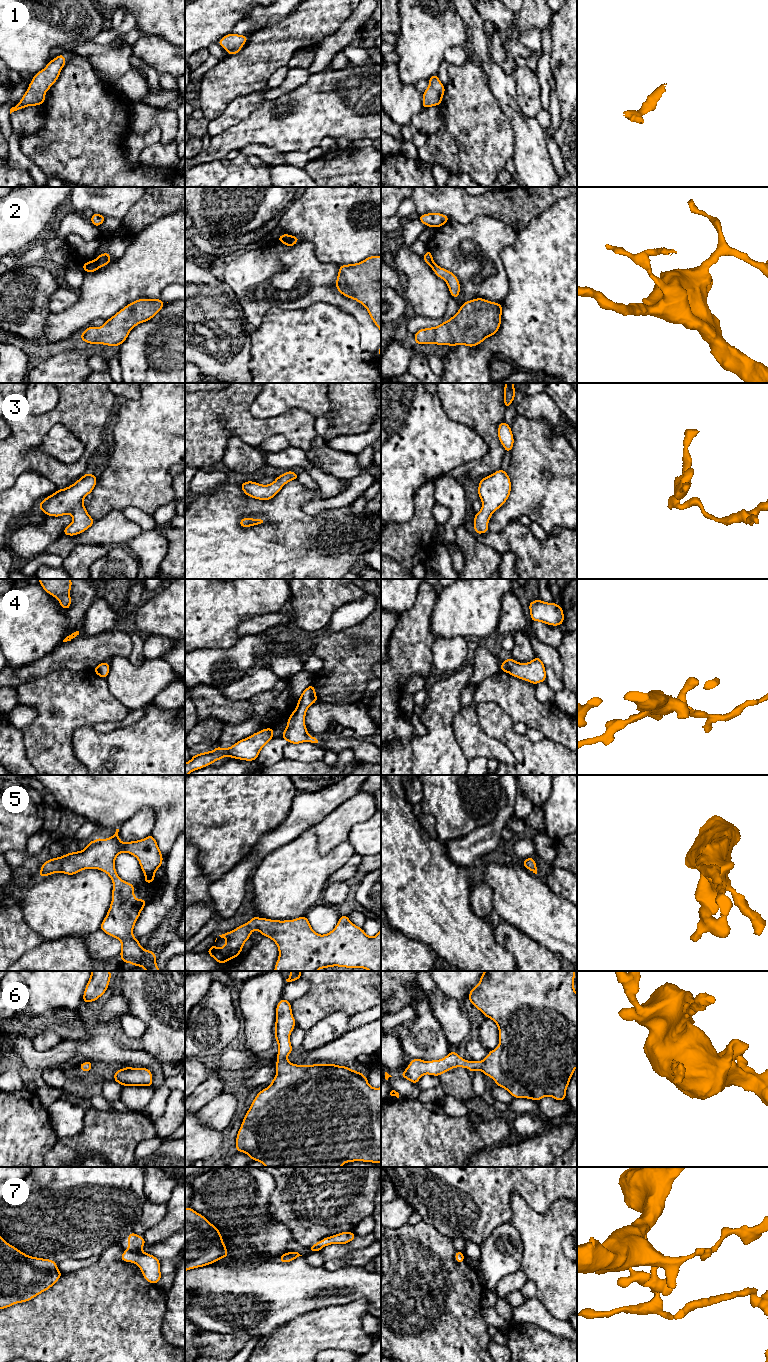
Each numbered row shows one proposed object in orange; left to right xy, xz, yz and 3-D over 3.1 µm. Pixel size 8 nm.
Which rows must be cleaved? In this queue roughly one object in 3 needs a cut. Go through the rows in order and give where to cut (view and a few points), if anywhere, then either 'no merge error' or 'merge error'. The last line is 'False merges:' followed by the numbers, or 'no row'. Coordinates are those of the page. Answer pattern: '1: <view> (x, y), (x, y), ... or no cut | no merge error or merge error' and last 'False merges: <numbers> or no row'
1: no cut | no merge error
2: xy (94, 261), (99, 267) | merge error
3: no cut | no merge error
4: no cut | no merge error
5: no cut | no merge error
6: no cut | no merge error
7: no cut | no merge error
False merges: 2

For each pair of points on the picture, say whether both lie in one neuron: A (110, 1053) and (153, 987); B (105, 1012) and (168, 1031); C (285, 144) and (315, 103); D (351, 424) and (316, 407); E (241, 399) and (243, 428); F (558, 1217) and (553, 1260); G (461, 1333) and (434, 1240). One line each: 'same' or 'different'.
A: different
B: different
C: same
D: different
E: same
F: same
G: same

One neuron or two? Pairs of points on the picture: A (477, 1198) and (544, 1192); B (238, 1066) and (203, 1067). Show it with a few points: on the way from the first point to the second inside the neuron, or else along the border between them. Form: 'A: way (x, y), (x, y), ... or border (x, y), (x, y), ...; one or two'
A: way (494, 1186), (527, 1186); one
B: way (229, 1066), (212, 1068); one

